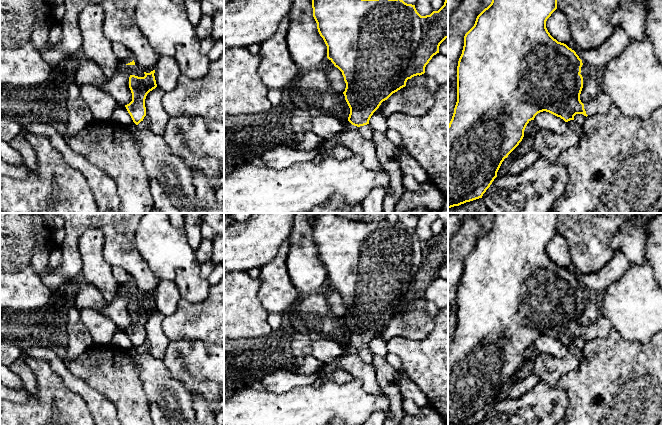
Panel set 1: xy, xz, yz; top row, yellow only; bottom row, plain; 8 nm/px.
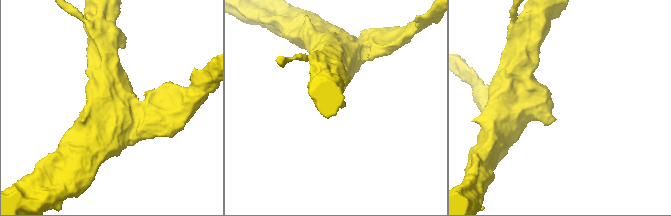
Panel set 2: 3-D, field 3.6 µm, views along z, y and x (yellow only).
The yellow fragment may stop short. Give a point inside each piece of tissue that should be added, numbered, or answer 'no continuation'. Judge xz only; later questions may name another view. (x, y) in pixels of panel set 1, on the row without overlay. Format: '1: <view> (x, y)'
1: xz (280, 381)

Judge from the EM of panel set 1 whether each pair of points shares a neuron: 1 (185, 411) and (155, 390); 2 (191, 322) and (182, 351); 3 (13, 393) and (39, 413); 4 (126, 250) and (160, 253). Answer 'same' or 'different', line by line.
1: same
2: different
3: different
4: different

